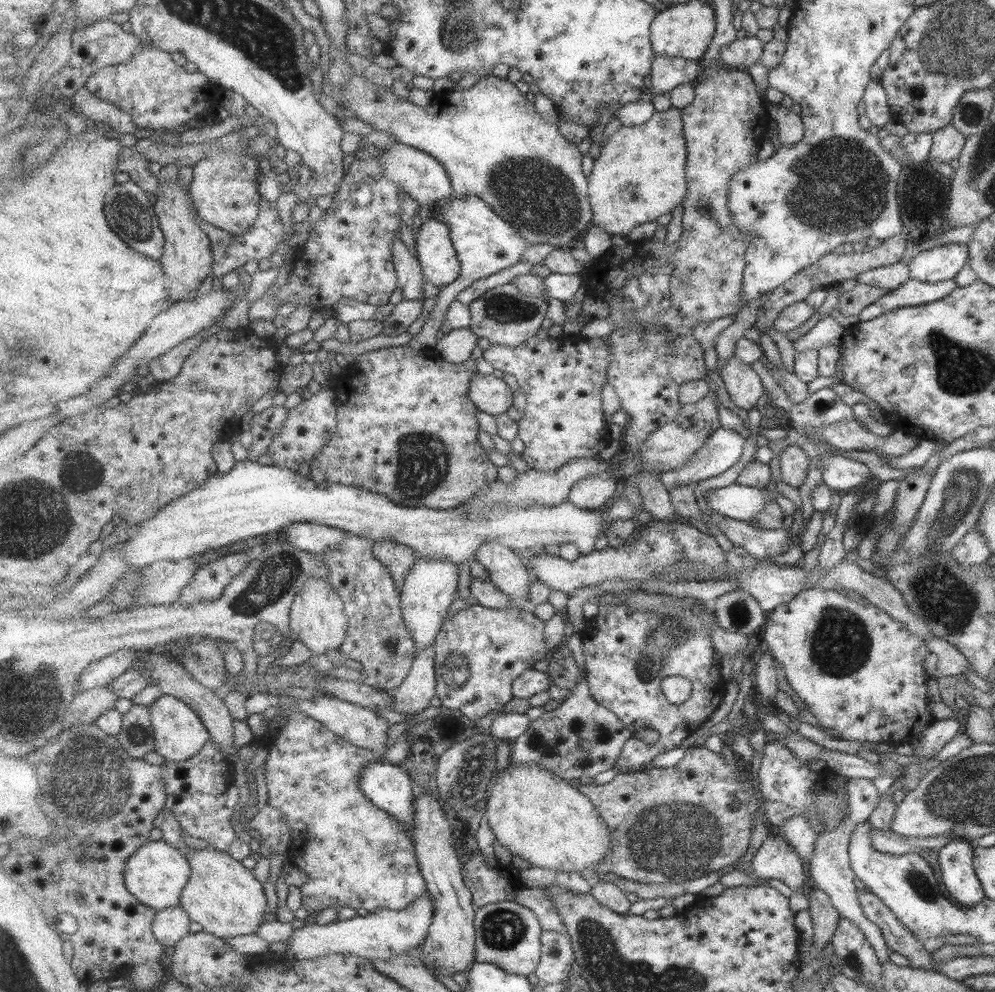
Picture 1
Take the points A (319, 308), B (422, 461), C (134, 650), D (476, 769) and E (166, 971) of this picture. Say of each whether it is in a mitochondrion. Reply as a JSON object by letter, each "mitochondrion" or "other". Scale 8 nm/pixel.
{"A":"other","B":"mitochondrion","C":"other","D":"mitochondrion","E":"other"}

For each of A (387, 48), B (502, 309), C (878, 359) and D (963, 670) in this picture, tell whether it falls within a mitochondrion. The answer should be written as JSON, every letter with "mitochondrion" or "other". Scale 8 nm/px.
{"A":"other","B":"mitochondrion","C":"other","D":"other"}

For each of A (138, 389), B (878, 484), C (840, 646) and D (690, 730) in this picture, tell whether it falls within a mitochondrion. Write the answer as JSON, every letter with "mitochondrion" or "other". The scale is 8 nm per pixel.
{"A":"other","B":"other","C":"mitochondrion","D":"other"}

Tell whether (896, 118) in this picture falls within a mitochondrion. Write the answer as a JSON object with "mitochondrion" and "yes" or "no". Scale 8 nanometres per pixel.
{"mitochondrion":"no"}

